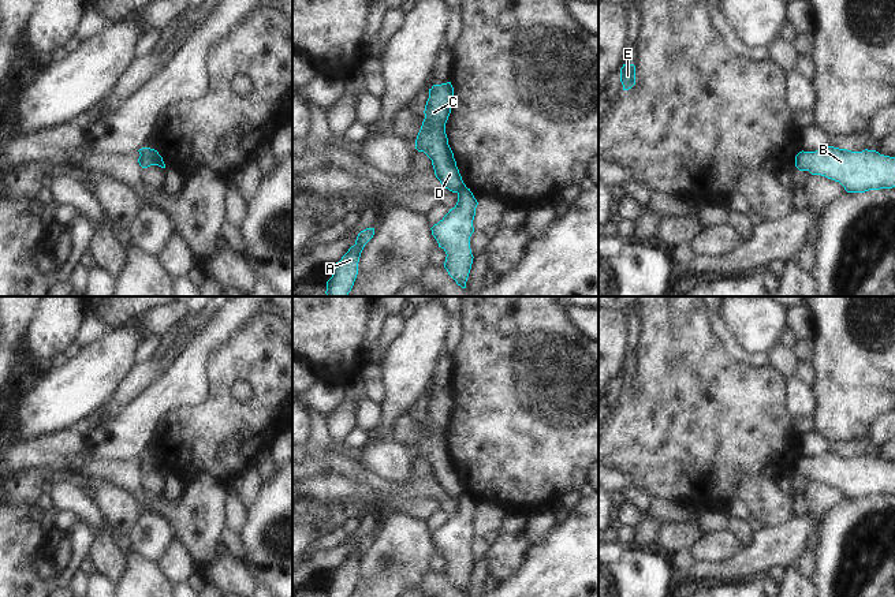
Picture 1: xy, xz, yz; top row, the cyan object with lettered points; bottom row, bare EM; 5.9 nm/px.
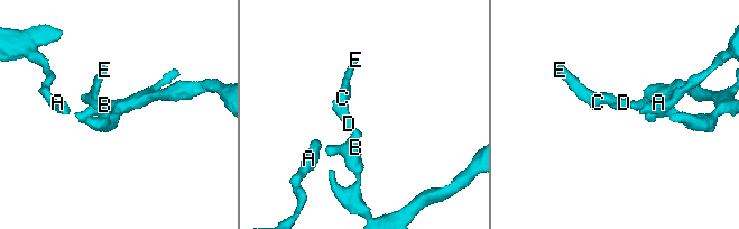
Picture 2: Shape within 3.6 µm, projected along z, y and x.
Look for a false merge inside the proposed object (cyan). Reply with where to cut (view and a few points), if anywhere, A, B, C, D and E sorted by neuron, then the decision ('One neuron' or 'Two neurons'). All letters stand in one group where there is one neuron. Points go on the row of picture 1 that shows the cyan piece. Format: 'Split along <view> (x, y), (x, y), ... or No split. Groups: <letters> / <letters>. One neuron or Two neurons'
Split along xz (465, 186), (458, 193). Groups: A B / C D E. Two neurons.

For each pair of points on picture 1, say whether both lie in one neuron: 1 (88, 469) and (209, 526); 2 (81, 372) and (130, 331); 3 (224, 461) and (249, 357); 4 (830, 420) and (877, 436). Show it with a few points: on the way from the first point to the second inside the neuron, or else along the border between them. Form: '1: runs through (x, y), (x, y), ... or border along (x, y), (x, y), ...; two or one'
1: runs through (118, 473), (148, 503), (159, 504), (179, 514); one
2: runs through (93, 368), (118, 343); one
3: runs through (223, 435), (223, 383); one
4: border along (880, 414), (864, 435); two

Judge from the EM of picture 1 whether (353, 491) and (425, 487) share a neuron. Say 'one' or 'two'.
two

